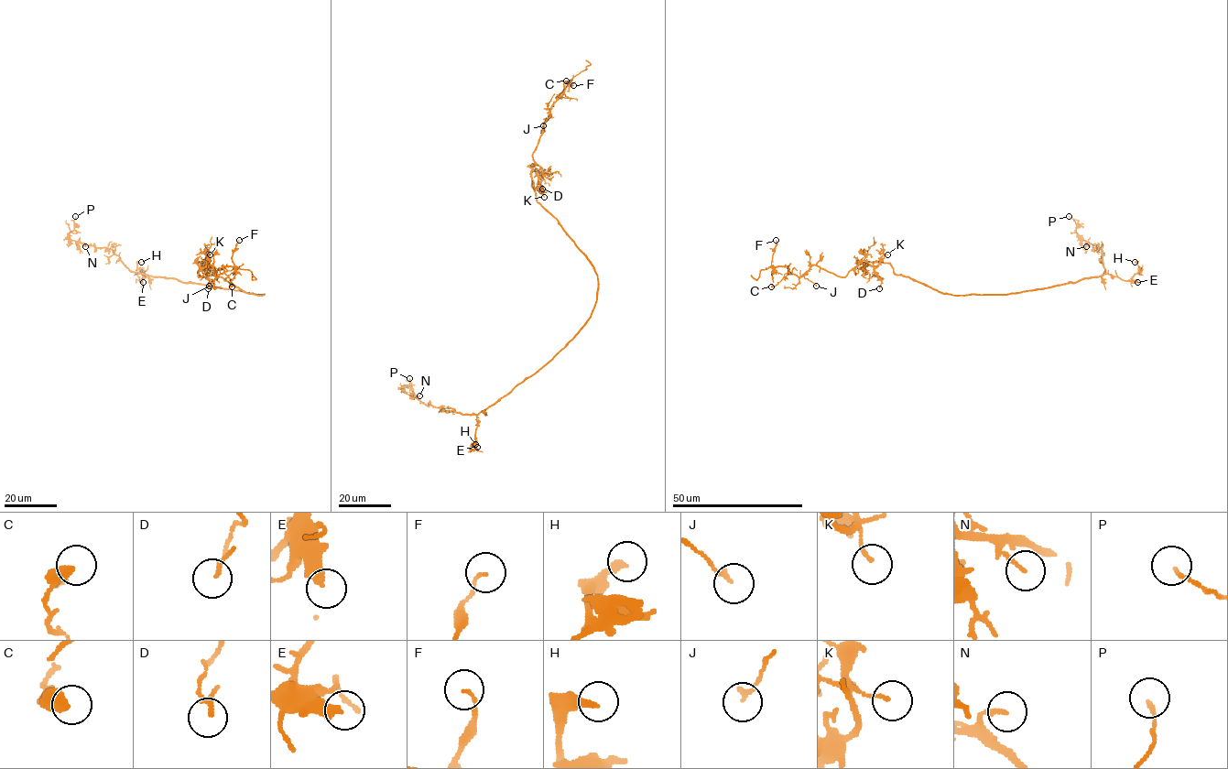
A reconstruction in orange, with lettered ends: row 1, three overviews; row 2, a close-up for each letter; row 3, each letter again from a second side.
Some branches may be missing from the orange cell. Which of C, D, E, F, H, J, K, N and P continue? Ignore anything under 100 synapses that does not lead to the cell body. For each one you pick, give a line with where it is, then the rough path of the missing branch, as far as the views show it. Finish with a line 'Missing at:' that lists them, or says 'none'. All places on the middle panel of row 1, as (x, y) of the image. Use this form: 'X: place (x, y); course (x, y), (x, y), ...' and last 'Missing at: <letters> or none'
Missing at: none

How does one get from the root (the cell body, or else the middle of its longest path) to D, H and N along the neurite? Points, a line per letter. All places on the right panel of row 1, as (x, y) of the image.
D: (978, 294), (939, 292), (897, 275), (886, 263), (856, 268), (863, 261), (874, 267), (881, 282), (879, 288)
H: (978, 294), (1032, 291), (1104, 274), (1130, 280), (1139, 270), (1135, 262)
N: (978, 294), (1020, 293), (1098, 277), (1104, 273), (1102, 251), (1091, 243), (1086, 246)

